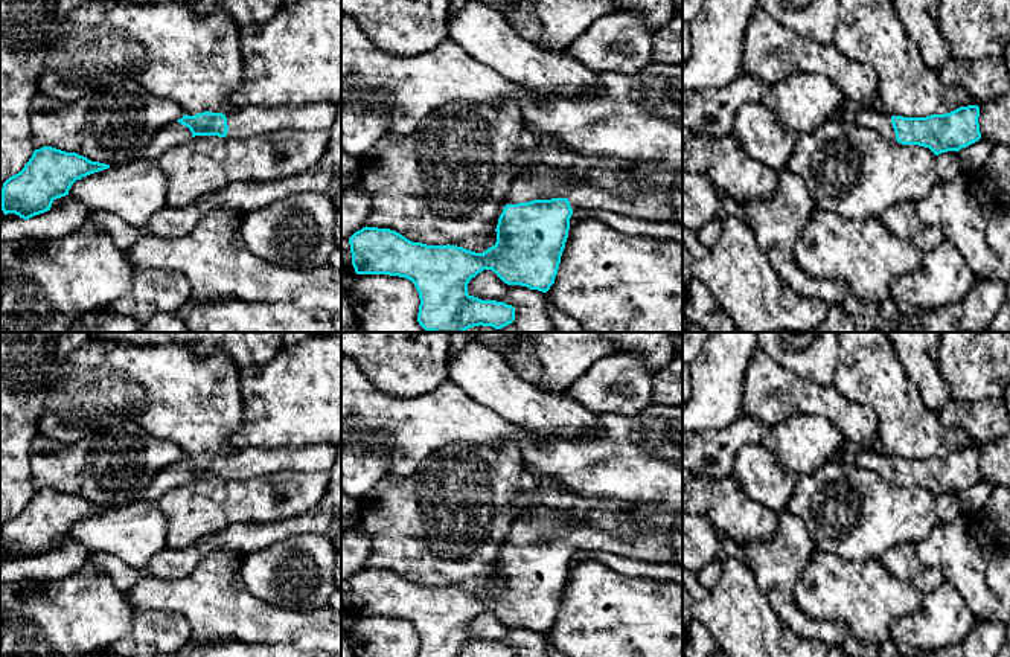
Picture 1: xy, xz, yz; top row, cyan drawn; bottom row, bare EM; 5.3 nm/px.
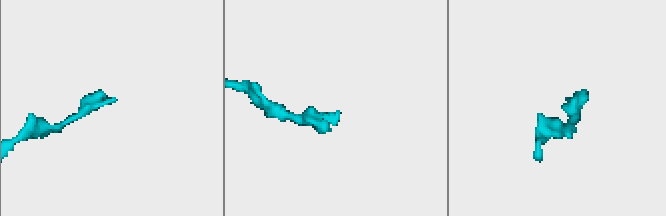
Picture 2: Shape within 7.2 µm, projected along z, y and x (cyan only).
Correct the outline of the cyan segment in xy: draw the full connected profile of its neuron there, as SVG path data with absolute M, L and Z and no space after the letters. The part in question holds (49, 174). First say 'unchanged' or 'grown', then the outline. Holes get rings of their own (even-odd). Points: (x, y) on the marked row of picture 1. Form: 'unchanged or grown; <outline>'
unchanged; M52 146L35 149L24 168L3 183L2 210L29 220L50 210L56 198L69 195L76 180L108 168L76 152Z

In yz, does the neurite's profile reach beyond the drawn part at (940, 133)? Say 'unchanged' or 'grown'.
grown

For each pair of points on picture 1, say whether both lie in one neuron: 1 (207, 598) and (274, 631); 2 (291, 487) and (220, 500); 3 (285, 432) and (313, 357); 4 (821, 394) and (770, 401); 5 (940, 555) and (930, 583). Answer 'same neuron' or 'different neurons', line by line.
1: same neuron
2: same neuron
3: same neuron
4: same neuron
5: different neurons

